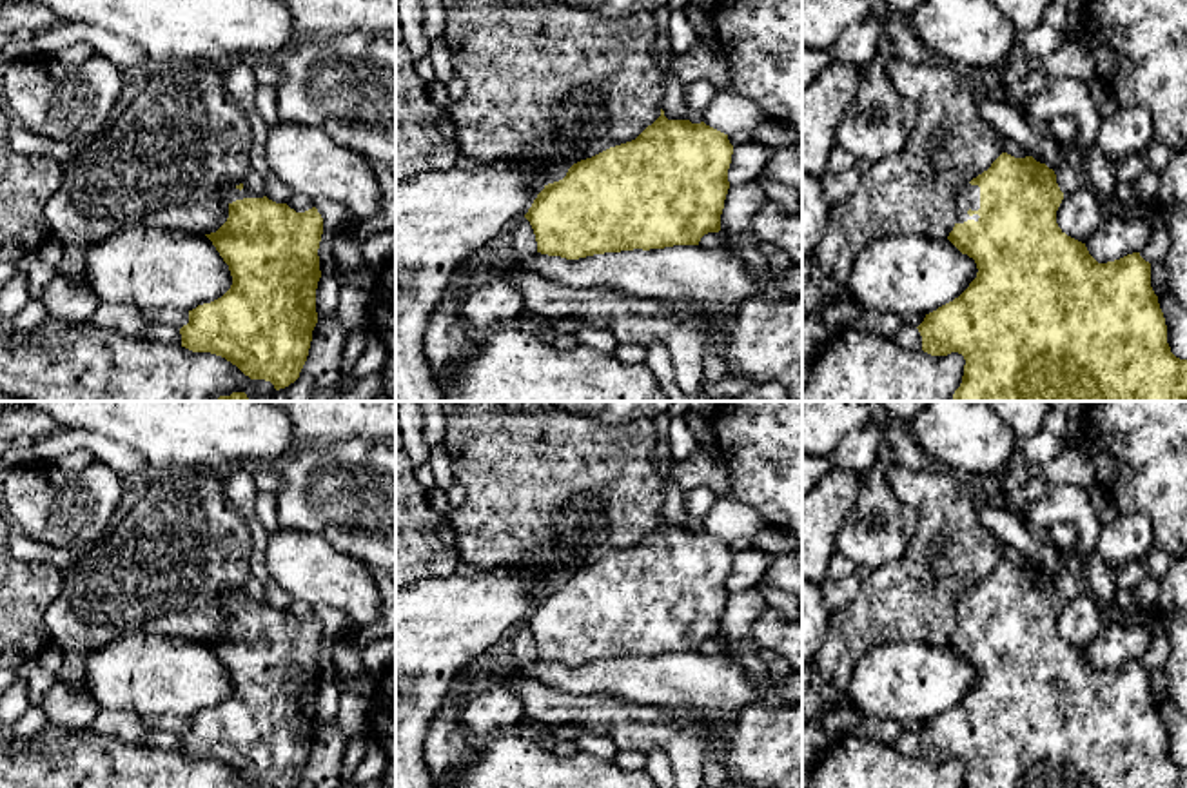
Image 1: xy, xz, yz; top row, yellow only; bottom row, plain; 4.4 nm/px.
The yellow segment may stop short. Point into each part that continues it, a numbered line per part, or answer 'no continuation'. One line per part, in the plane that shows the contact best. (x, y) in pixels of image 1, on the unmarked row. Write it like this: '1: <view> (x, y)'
1: yz (968, 603)

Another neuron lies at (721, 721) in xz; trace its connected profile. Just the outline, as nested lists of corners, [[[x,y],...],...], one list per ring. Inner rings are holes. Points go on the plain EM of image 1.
[[[681,706],[681,710],[693,714],[697,719],[710,724],[724,741],[724,744],[730,741],[730,730],[733,728],[731,719],[735,717],[733,714],[726,714],[721,710],[699,710],[697,706]]]

